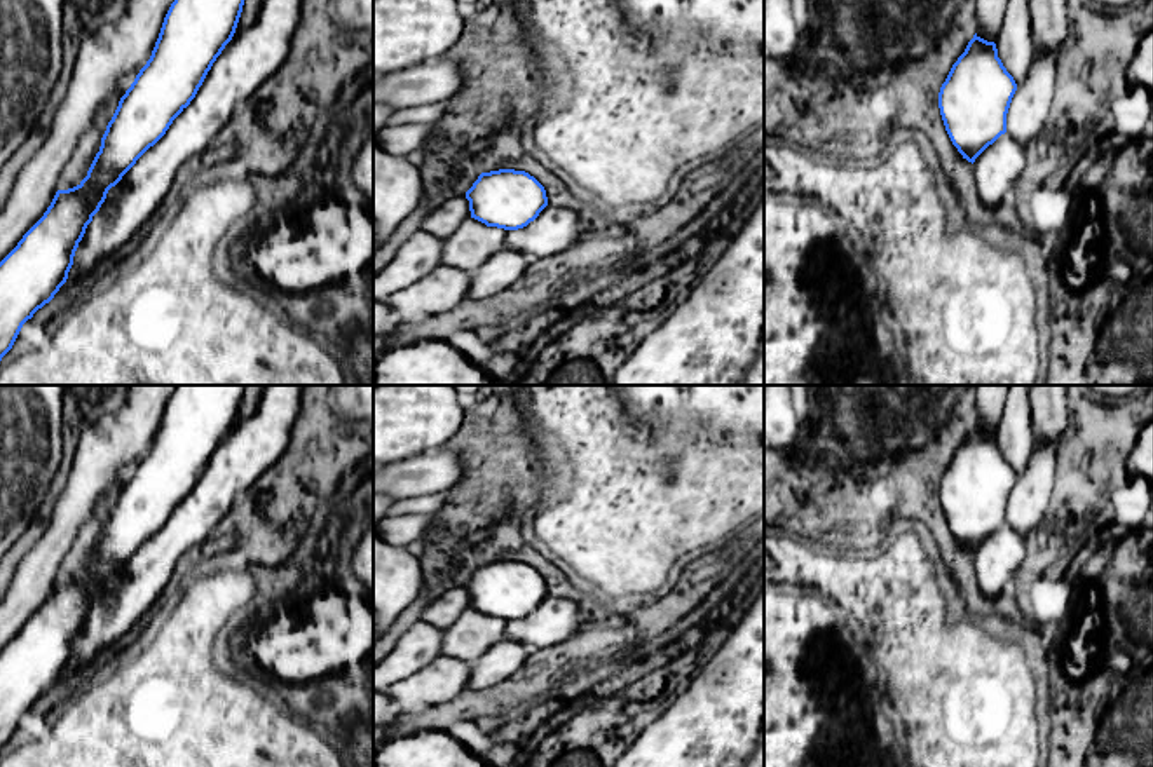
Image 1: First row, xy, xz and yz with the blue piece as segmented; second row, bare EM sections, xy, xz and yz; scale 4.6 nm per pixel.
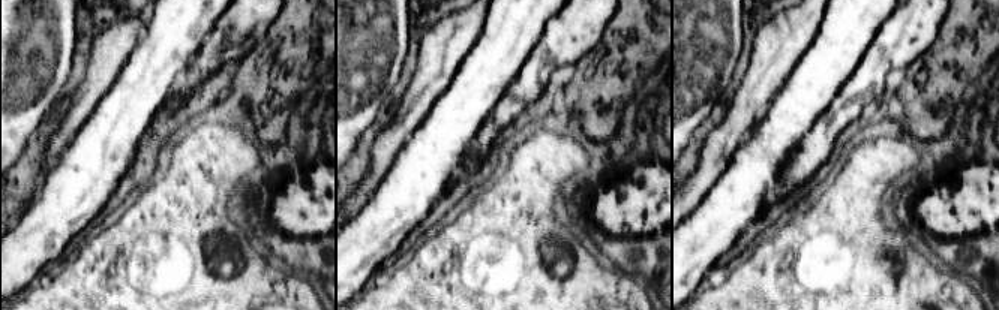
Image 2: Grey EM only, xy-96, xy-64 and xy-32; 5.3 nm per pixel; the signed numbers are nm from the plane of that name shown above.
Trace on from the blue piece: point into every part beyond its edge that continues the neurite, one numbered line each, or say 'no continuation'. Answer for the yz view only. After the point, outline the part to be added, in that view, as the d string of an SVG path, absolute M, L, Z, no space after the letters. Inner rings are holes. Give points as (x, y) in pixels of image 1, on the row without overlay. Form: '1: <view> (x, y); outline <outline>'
no continuation

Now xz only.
no continuation

